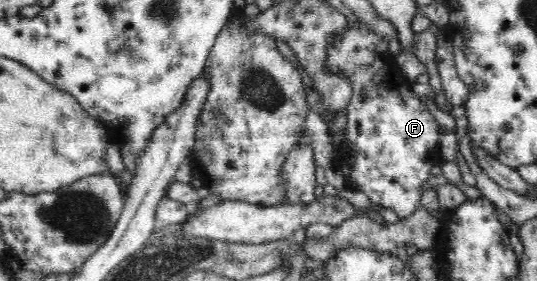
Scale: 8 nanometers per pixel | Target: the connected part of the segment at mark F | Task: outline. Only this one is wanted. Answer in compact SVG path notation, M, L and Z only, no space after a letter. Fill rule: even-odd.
M365 23L358 28L346 26L340 31L340 42L331 43L327 47L327 68L332 75L347 78L353 86L353 97L346 108L347 136L352 151L342 157L340 170L345 185L351 191L363 192L372 204L386 209L390 218L403 220L417 210L422 196L423 183L431 176L433 162L429 160L429 152L437 147L442 127L433 114L422 103L419 96L411 90L413 82L408 82L396 65L396 56L389 51L389 41L371 31Z

